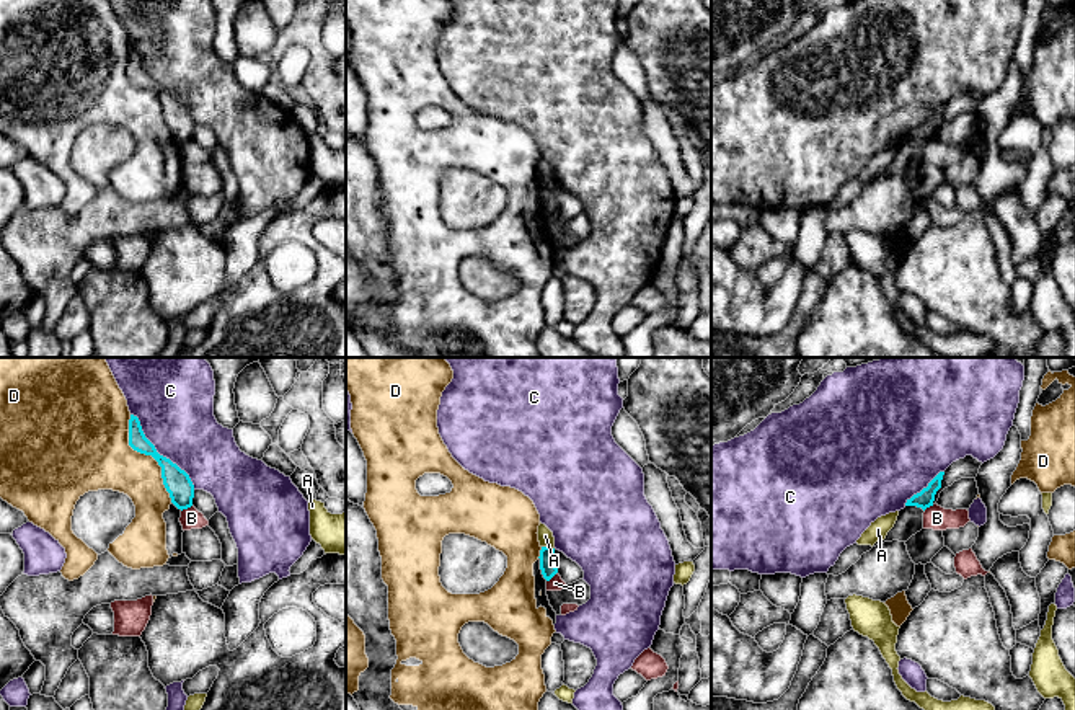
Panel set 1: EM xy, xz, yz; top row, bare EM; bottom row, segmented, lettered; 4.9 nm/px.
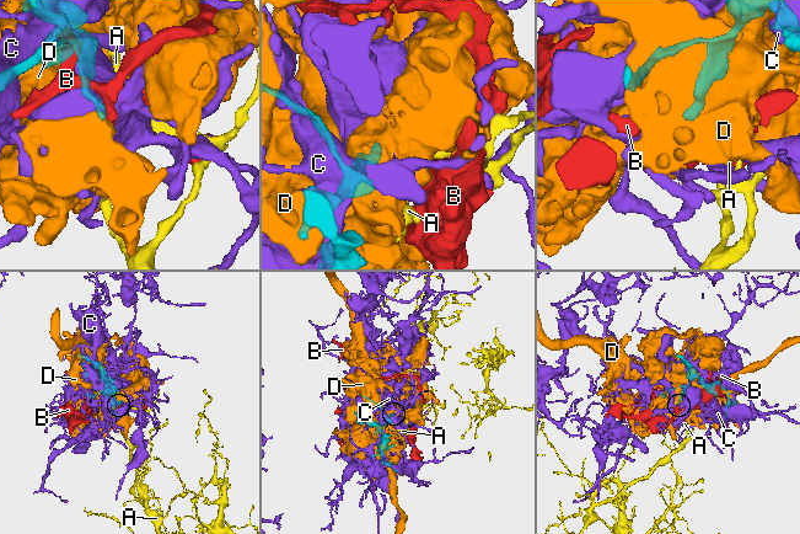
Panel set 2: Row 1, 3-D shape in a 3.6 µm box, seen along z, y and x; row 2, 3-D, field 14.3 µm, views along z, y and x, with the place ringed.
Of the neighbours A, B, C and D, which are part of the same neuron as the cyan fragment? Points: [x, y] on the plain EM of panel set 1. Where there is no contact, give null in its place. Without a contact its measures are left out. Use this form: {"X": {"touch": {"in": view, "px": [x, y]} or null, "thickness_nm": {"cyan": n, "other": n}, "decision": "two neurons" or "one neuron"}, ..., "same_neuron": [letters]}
{"A": {"touch": {"in": "xz", "px": [548, 181]}, "thickness_nm": {"cyan": 80, "other": 80}, "decision": "two neurons"}, "B": {"touch": {"in": "xy", "px": [186, 142]}, "thickness_nm": {"cyan": 130, "other": 100}, "decision": "two neurons"}, "C": {"touch": {"in": "xy", "px": [159, 88]}, "thickness_nm": {"cyan": 130, "other": 380}, "decision": "two neurons"}, "D": {"touch": {"in": "xy", "px": [149, 88]}, "thickness_nm": {"cyan": 130, "other": 320}, "decision": "two neurons"}, "same_neuron": []}

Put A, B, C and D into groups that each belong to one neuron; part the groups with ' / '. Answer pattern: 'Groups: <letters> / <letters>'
Groups: A / B / C / D

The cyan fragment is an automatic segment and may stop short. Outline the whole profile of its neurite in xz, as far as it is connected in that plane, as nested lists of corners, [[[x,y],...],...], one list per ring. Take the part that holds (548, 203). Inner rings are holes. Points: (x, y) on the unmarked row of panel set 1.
[[[542,181],[540,184],[540,204],[546,215],[550,215],[556,207],[556,194],[555,194],[555,183]]]

